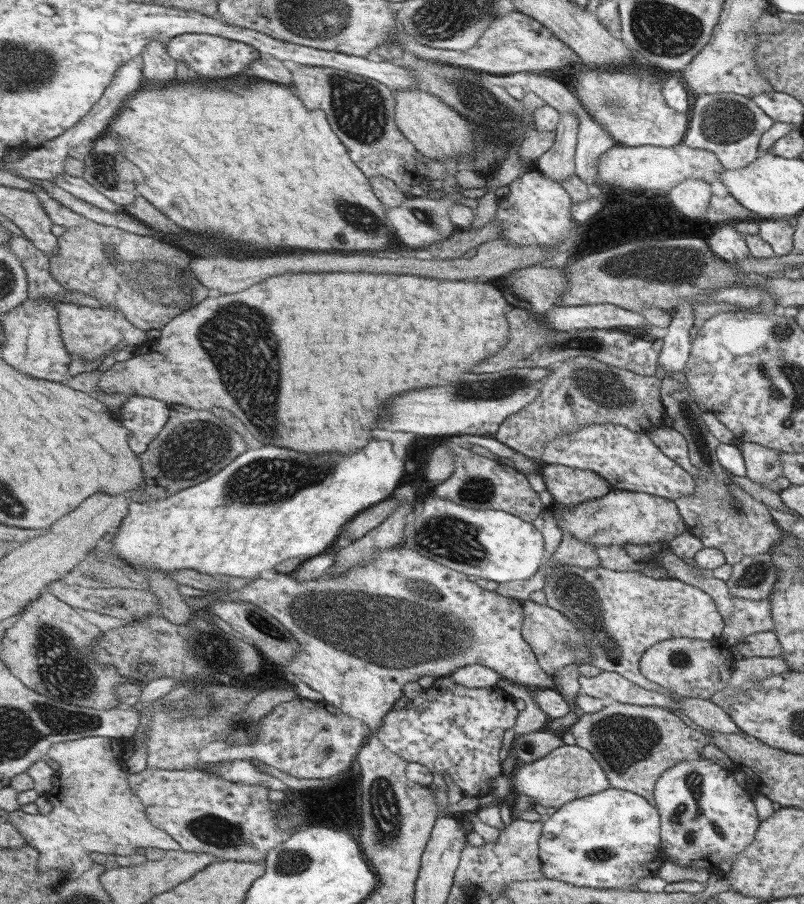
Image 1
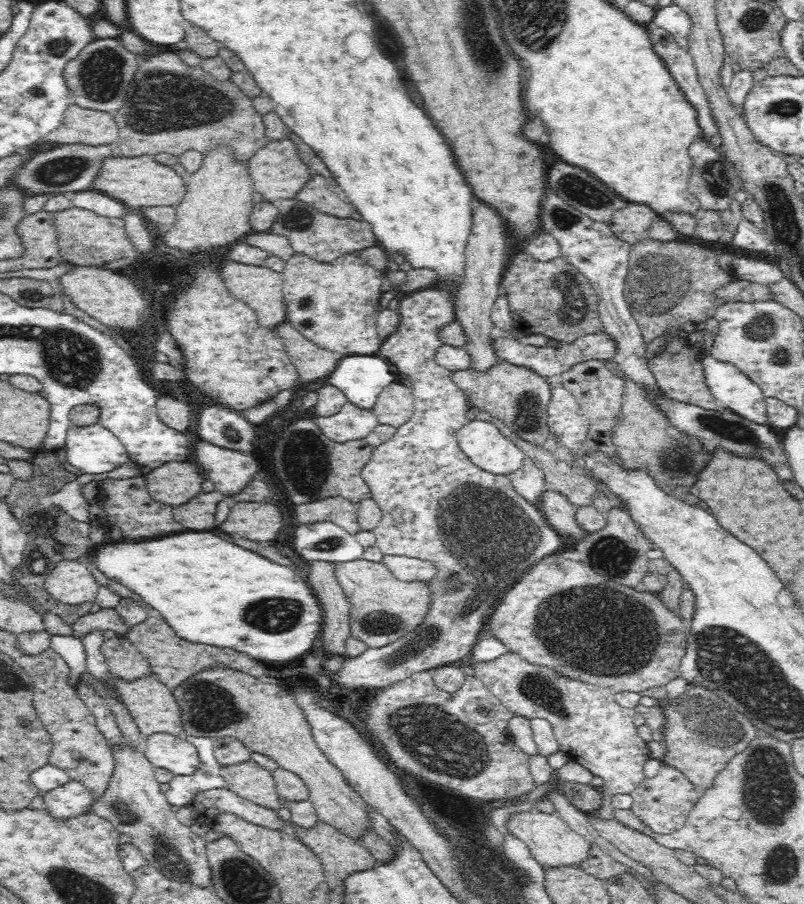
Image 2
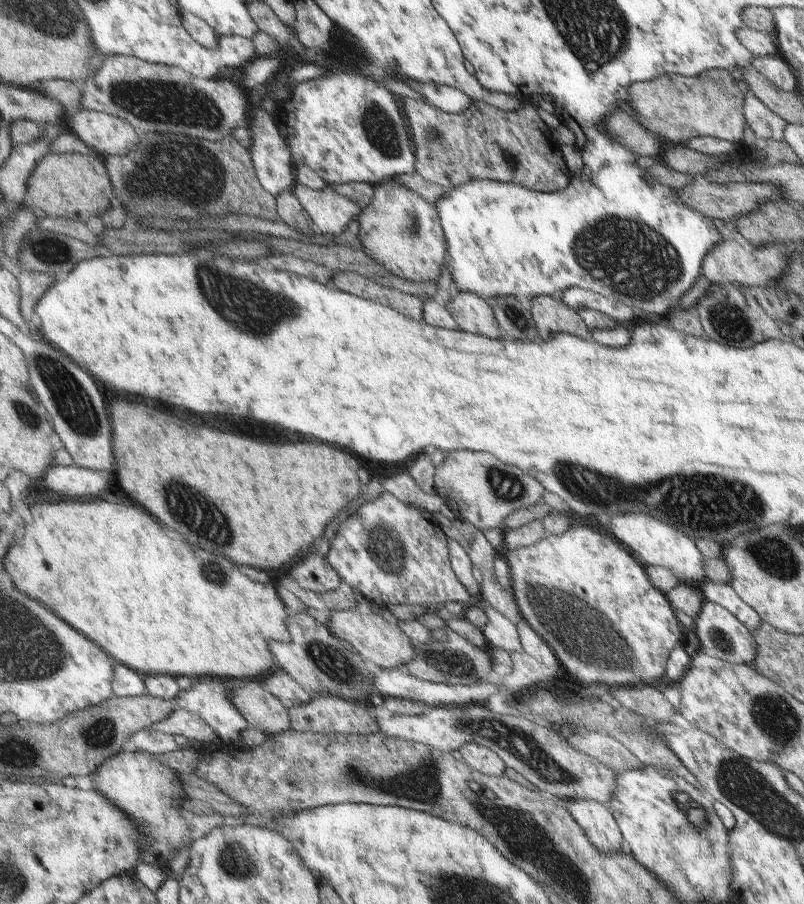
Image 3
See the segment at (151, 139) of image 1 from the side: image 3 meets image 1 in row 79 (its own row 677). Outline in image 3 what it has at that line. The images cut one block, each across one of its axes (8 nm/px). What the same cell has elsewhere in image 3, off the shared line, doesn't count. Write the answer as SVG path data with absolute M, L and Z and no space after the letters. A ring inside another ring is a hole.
M101 498L97 500L63 500L63 502L45 502L45 504L33 504L31 506L33 522L23 526L21 534L17 536L17 542L9 546L3 558L5 574L11 574L11 580L15 586L29 594L31 598L43 602L47 608L51 608L59 618L65 622L71 622L77 630L83 630L93 642L99 642L117 662L145 674L173 674L177 676L191 676L191 678L205 678L205 676L225 676L231 680L247 680L247 678L259 678L261 674L271 672L271 668L277 668L277 662L269 650L269 640L277 642L289 642L291 636L285 628L285 618L289 616L289 608L281 602L279 594L275 592L275 582L255 582L255 578L247 578L243 574L243 566L235 566L229 558L217 558L217 554L209 554L209 550L203 550L195 544L189 544L181 536L167 534L165 528L143 508L127 506L127 504L111 504Z

